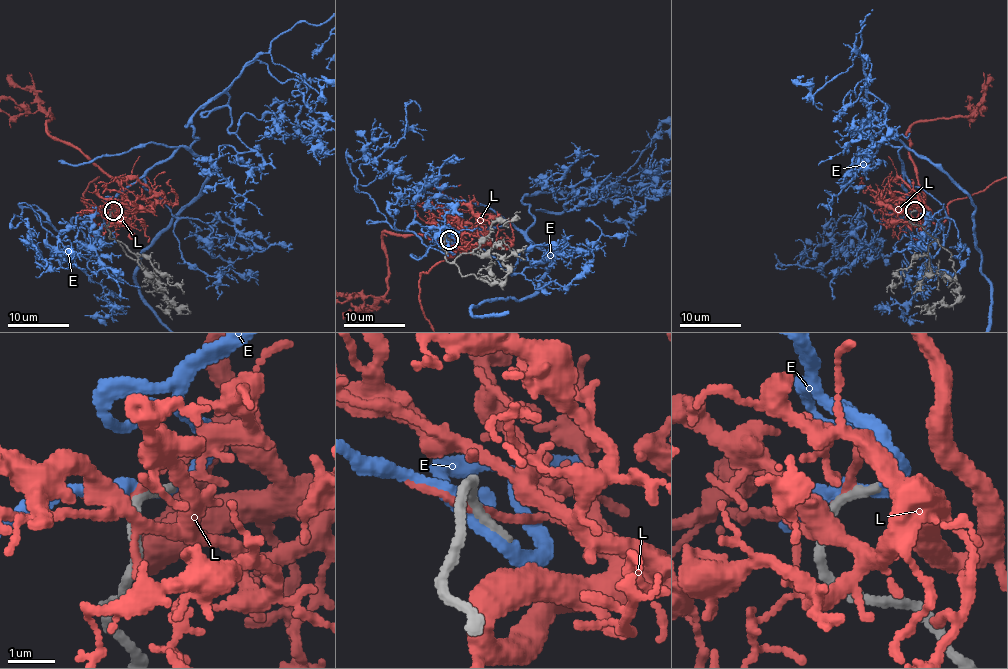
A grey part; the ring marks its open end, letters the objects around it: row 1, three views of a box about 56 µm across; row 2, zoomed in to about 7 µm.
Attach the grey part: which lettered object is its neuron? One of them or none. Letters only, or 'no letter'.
E

